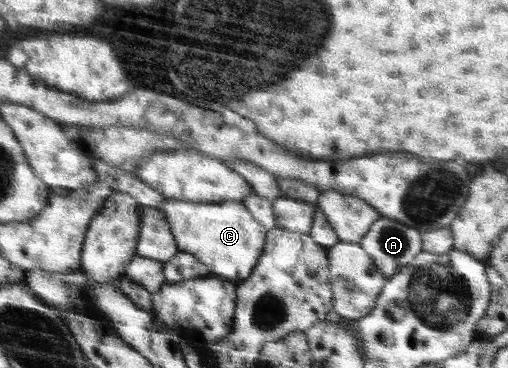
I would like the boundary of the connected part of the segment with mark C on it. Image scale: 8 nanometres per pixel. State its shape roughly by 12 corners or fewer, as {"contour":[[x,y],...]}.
{"contour":[[167,198],[178,249],[237,285],[266,228],[241,202]]}

